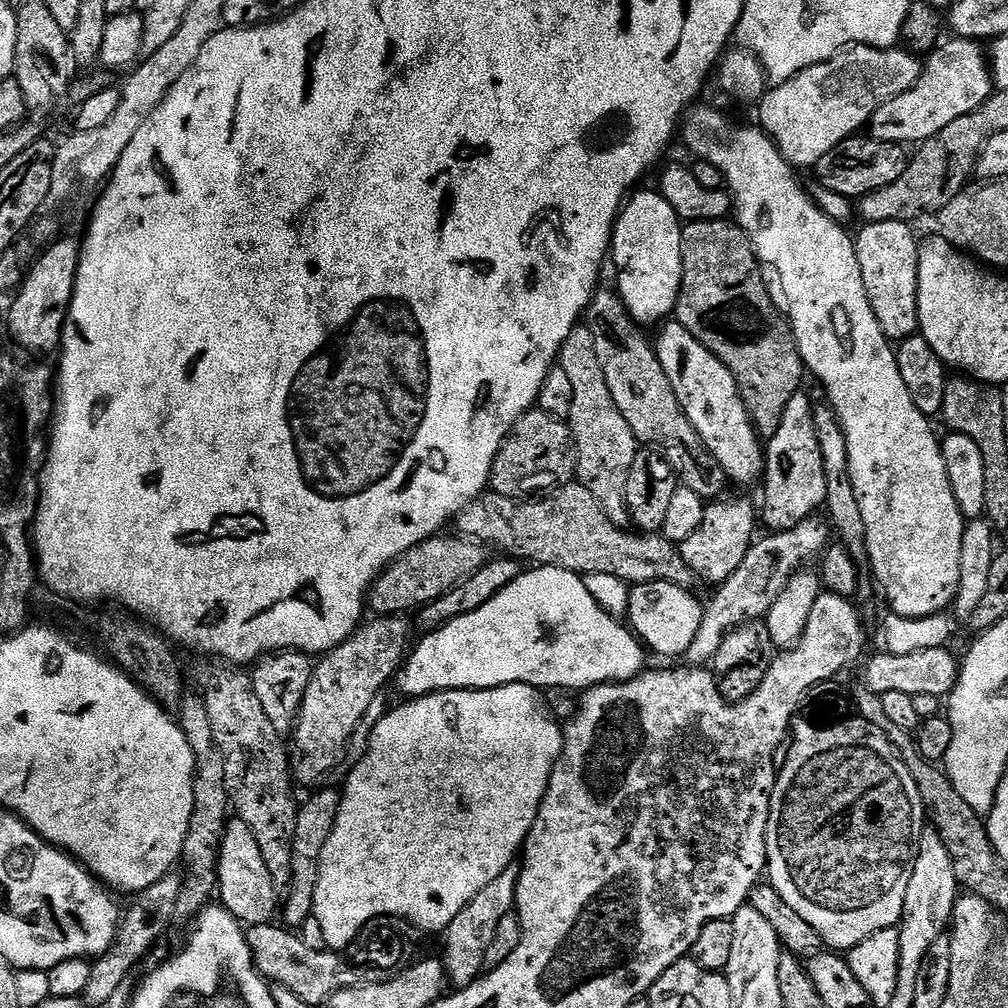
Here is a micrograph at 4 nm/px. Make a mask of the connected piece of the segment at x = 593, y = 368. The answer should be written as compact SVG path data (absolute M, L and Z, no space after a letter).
M577 326L573 330L562 346L558 367L566 370L574 385L574 406L570 408L566 423L576 443L576 480L600 500L610 522L628 528L626 482L630 482L630 466L634 466L638 445L634 430L630 430L626 418L622 418L622 410L614 406L610 386L606 386L606 374L602 374L602 365L594 350L594 334L590 334L588 327Z

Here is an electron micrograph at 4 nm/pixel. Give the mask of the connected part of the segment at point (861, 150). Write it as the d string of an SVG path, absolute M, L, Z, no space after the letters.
M857 134L834 146L834 150L816 164L814 175L818 183L834 190L834 194L861 198L874 190L882 190L882 186L890 186L890 182L898 182L898 178L906 174L909 159L905 145L887 144L873 140L868 134Z

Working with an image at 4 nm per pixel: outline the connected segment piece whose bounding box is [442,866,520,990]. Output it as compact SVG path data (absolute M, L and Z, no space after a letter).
M513 866L502 870L502 874L498 874L498 878L494 878L494 882L490 882L490 886L483 888L469 902L466 910L462 910L462 914L458 914L458 918L454 918L454 922L450 922L450 926L443 933L444 956L442 955L442 963L447 983L453 989L470 987L475 980L480 979L485 971L486 950L490 950L490 942L494 942L494 934L498 931L498 922L502 922L502 918L506 918L506 914L510 914L515 909L516 887L519 878L519 867Z

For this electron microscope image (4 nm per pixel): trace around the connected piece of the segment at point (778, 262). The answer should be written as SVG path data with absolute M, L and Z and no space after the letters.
M696 106L687 113L682 122L682 140L693 152L696 158L708 160L721 171L726 181L727 191L734 201L734 220L740 229L747 234L748 241L752 243L752 249L756 252L756 259L761 265L770 267L776 271L780 279L780 288L788 299L786 307L786 319L792 326L792 333L796 339L796 345L800 356L804 359L804 367L809 373L812 372L820 379L820 384L828 394L827 401L834 410L844 433L846 444L850 450L850 478L854 482L854 494L858 494L858 507L862 510L862 518L866 522L866 550L868 551L867 567L872 568L871 575L875 583L884 587L884 596L893 613L905 616L908 619L922 619L927 616L938 616L947 613L953 607L956 598L956 587L960 578L960 559L962 558L962 534L966 523L964 516L958 510L958 498L954 498L954 490L948 481L946 474L946 462L942 458L940 440L932 433L933 421L914 406L914 398L910 398L910 390L906 390L906 381L902 374L898 374L898 362L896 361L896 348L893 341L882 334L882 326L878 326L878 318L874 318L874 310L870 306L870 298L866 294L866 286L862 282L862 270L858 266L856 257L856 245L851 235L847 236L845 225L835 224L822 210L813 202L811 195L800 185L797 169L786 162L786 158L778 150L778 146L764 133L763 128L753 126L747 128L744 124L731 124L720 112L712 108L700 108Z

